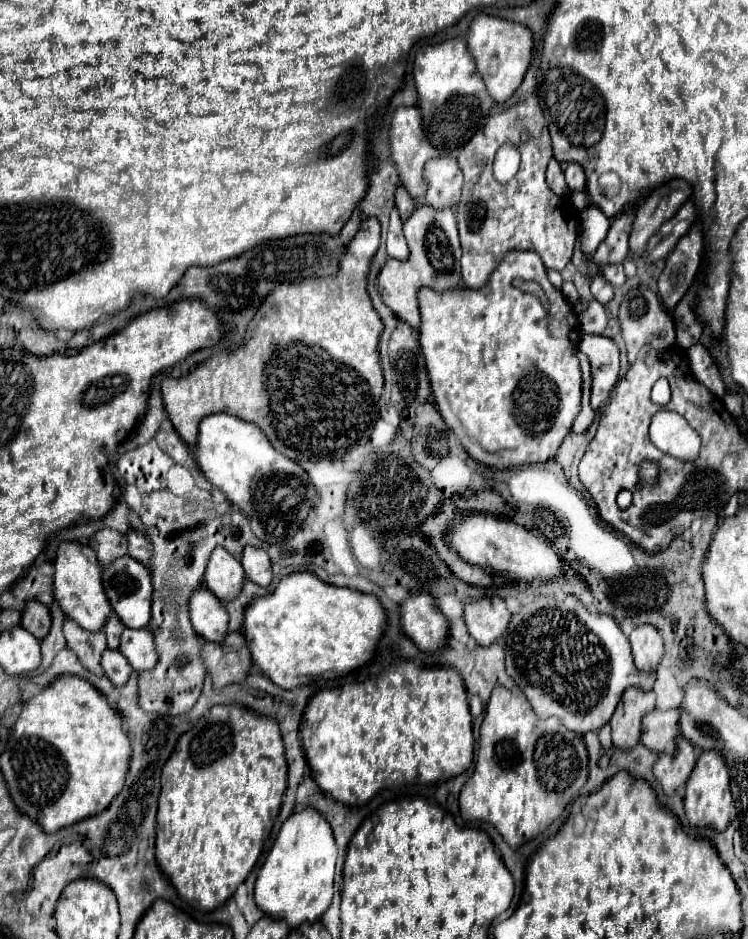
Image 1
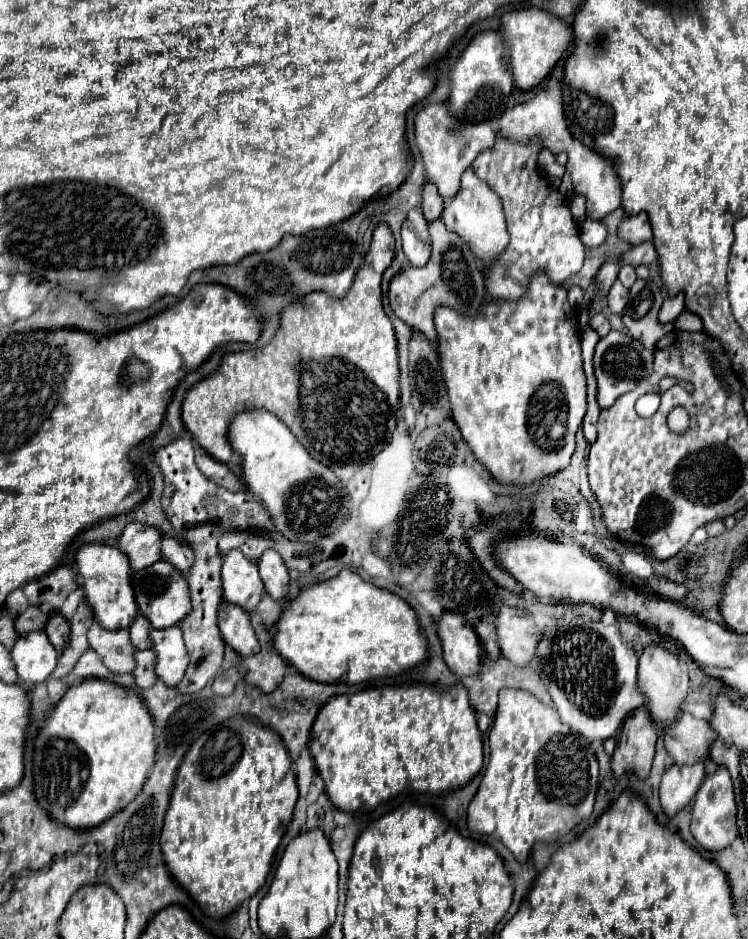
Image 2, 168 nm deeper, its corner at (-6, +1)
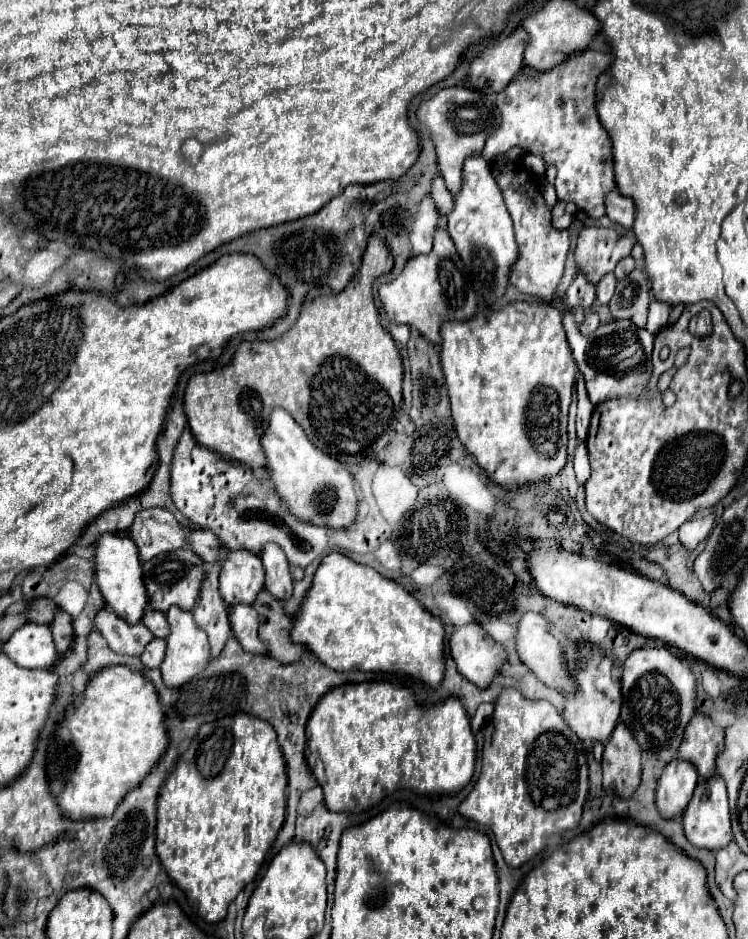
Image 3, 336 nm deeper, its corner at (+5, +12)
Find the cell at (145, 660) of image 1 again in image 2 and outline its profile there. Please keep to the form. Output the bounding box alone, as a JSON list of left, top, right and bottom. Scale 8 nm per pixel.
[151,626,189,686]

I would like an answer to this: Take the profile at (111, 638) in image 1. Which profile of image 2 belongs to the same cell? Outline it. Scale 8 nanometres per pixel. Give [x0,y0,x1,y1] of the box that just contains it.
[129,614,151,650]

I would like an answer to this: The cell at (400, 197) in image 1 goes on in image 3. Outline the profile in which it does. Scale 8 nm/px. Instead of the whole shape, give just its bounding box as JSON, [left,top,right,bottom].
[428,175,452,217]

